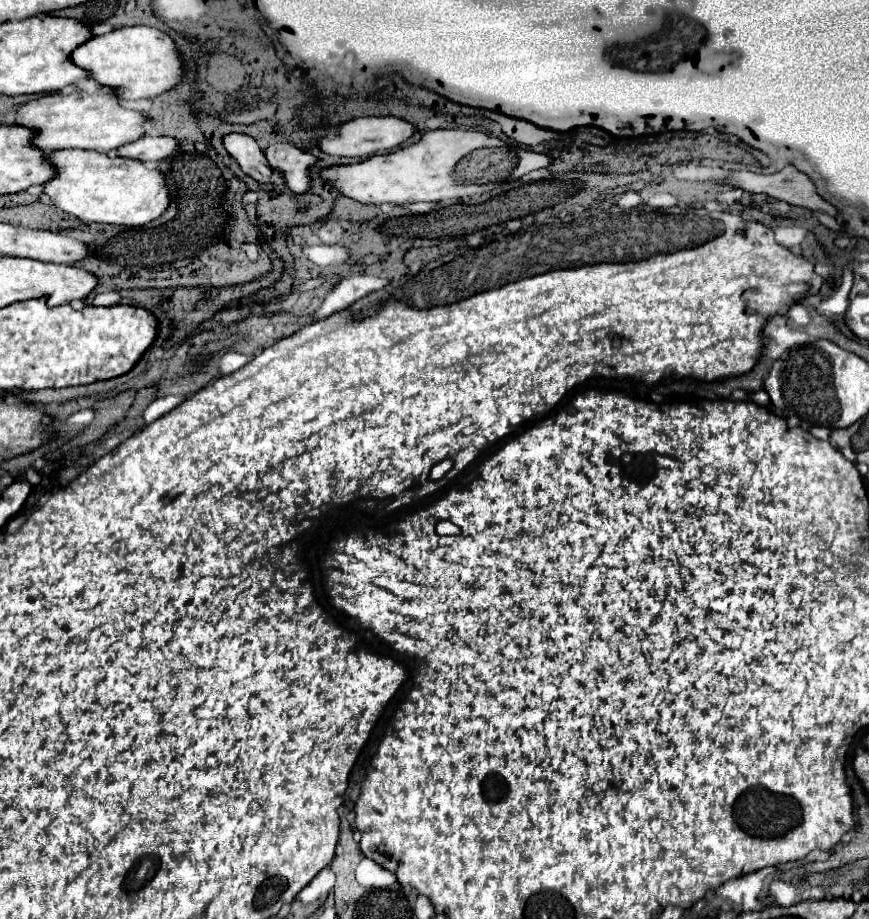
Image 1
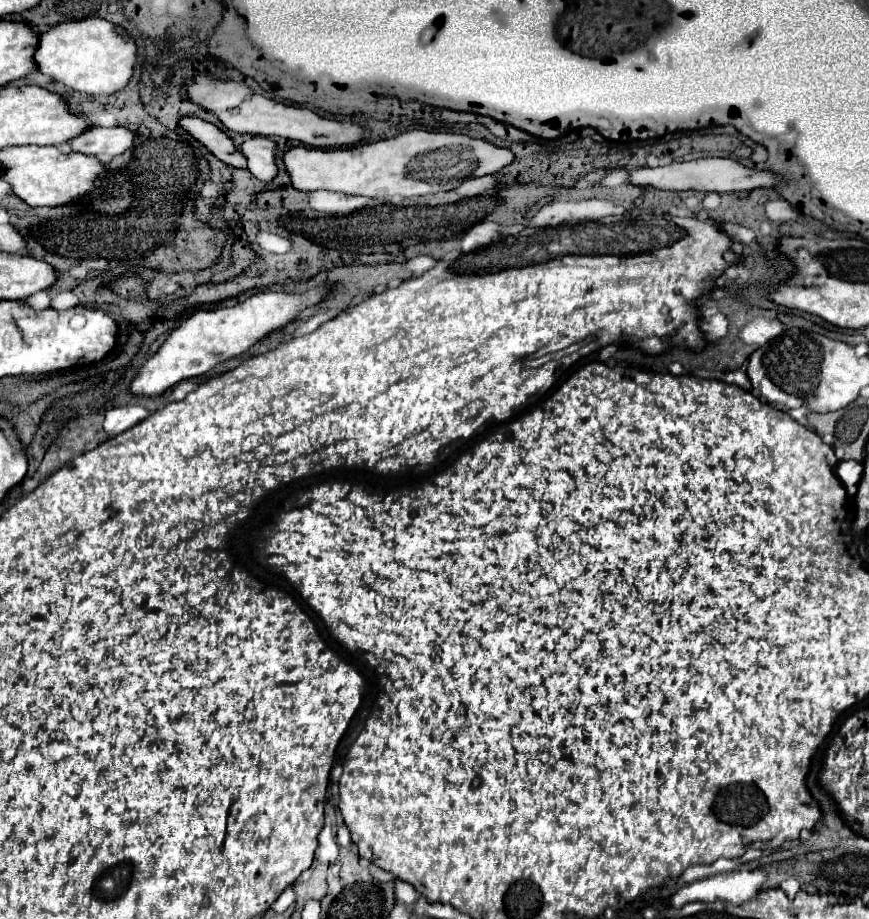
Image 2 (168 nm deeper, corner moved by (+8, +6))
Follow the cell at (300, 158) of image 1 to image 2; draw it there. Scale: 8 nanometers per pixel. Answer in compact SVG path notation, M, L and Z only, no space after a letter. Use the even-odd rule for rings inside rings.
M251 136L241 144L241 152L249 160L249 172L263 182L271 182L277 178L275 150L277 144L265 136Z

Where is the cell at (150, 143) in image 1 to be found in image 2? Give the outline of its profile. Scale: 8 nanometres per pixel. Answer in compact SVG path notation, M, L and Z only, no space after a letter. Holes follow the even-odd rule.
M93 126L79 138L73 138L69 146L75 152L95 156L101 162L108 164L115 156L133 148L135 136L137 134L125 126L117 126L117 128Z

